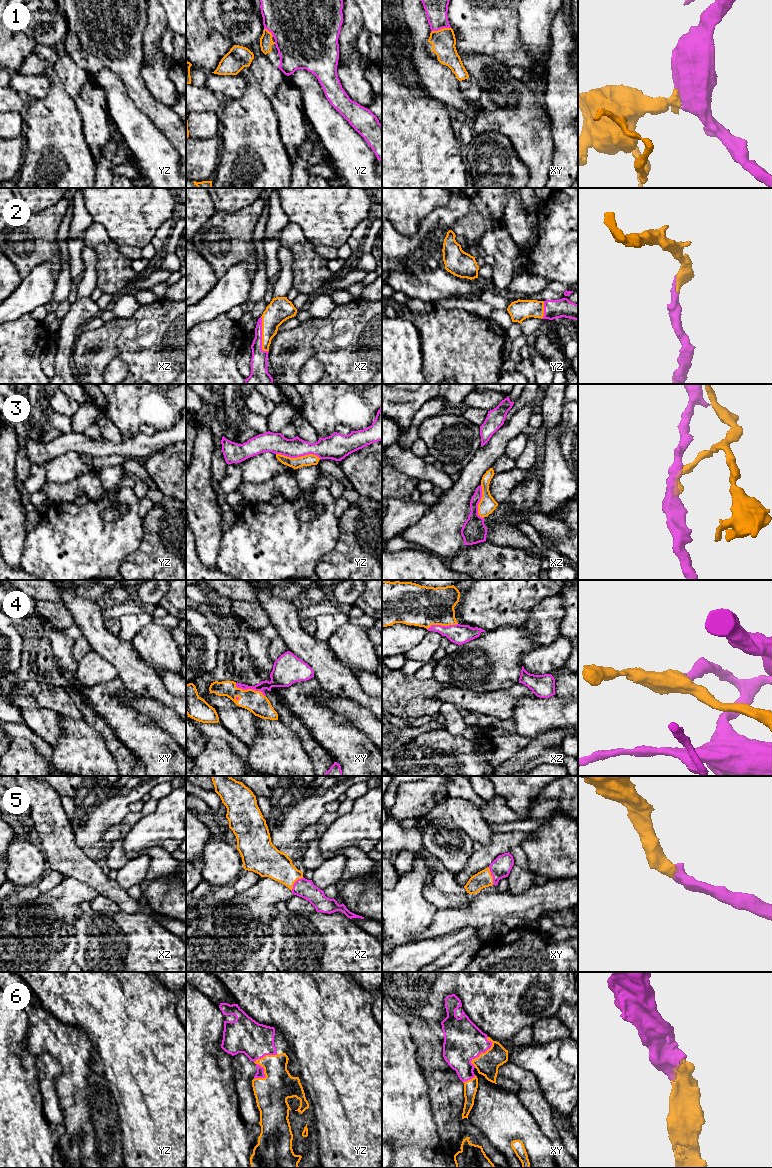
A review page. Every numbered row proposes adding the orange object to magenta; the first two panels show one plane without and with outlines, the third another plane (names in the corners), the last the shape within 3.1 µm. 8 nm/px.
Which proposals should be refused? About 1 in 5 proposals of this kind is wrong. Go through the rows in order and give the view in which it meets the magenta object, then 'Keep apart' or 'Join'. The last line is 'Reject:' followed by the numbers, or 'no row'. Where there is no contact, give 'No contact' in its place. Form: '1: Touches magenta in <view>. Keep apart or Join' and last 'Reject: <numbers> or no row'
1: Touches magenta in xy. Join
2: Touches magenta in xz. Join
3: Touches magenta in yz. Keep apart
4: Touches magenta in xy. Join
5: Touches magenta in xy. Join
6: Touches magenta in xy. Join
Reject: 3

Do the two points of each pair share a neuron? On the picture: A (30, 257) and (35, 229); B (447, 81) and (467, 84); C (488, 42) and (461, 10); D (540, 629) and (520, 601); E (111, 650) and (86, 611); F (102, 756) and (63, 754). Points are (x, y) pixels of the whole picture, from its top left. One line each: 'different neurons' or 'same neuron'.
A: same neuron
B: different neurons
C: same neuron
D: different neurons
E: same neuron
F: same neuron

